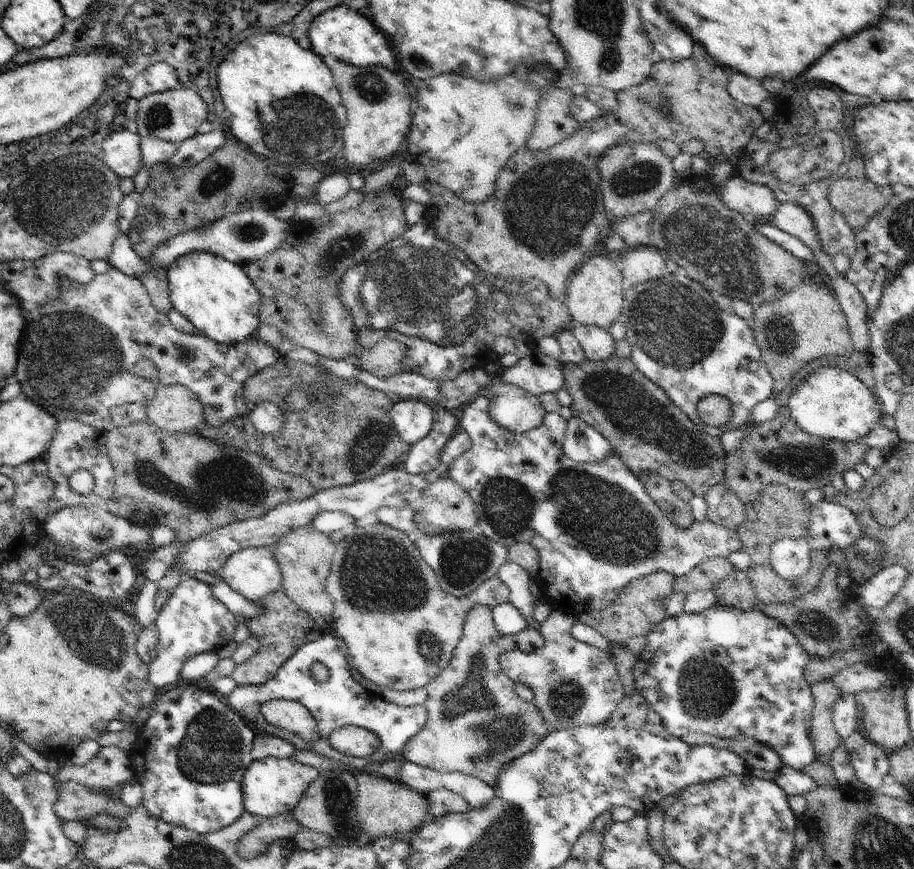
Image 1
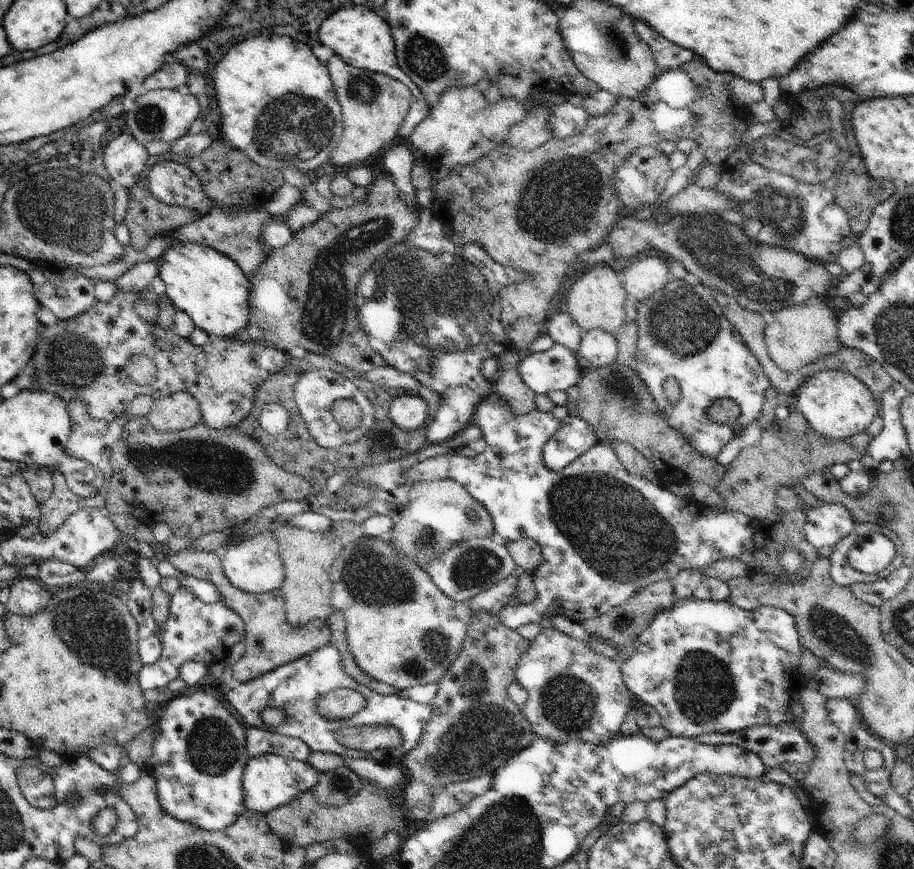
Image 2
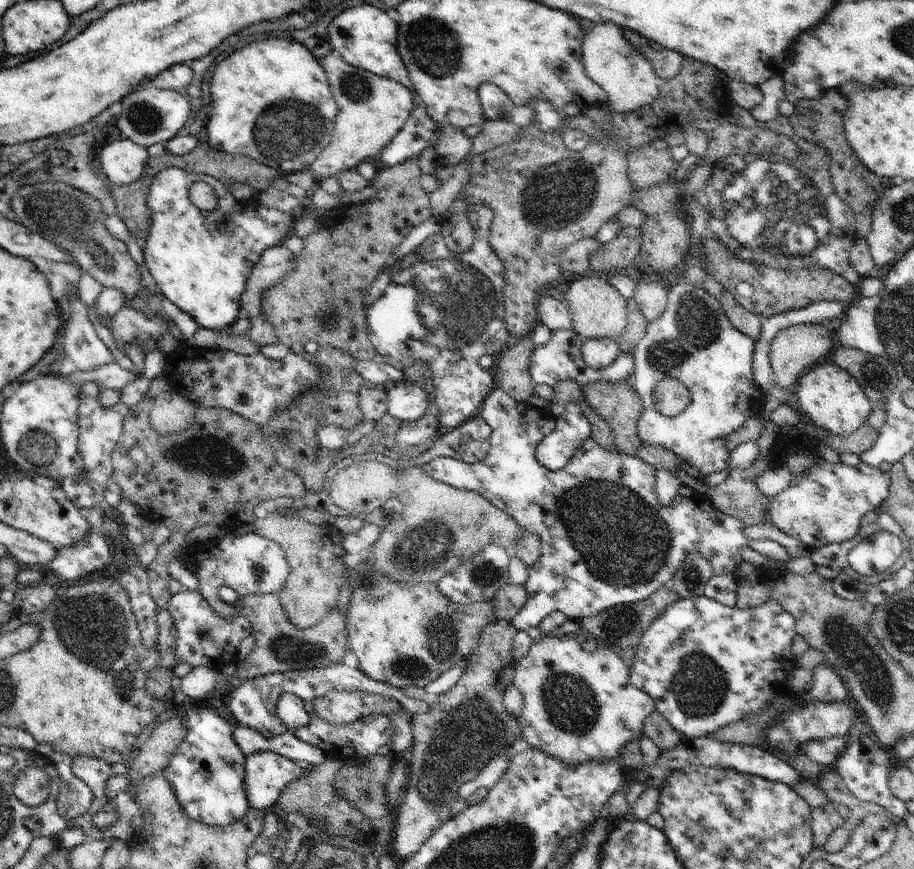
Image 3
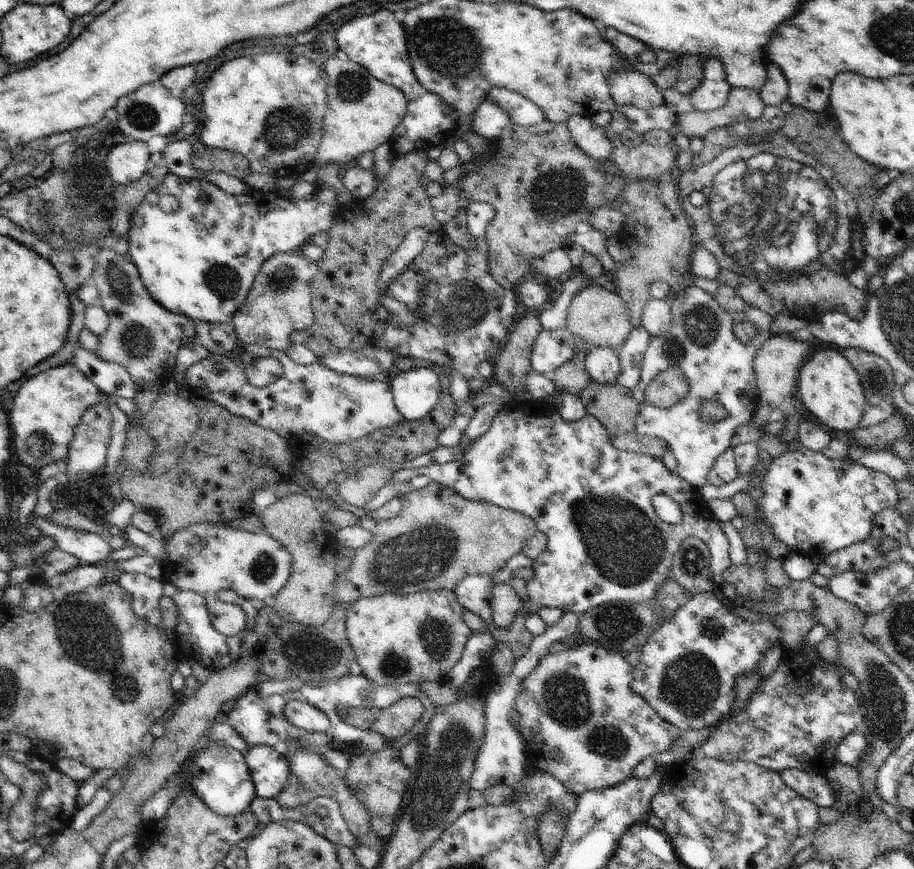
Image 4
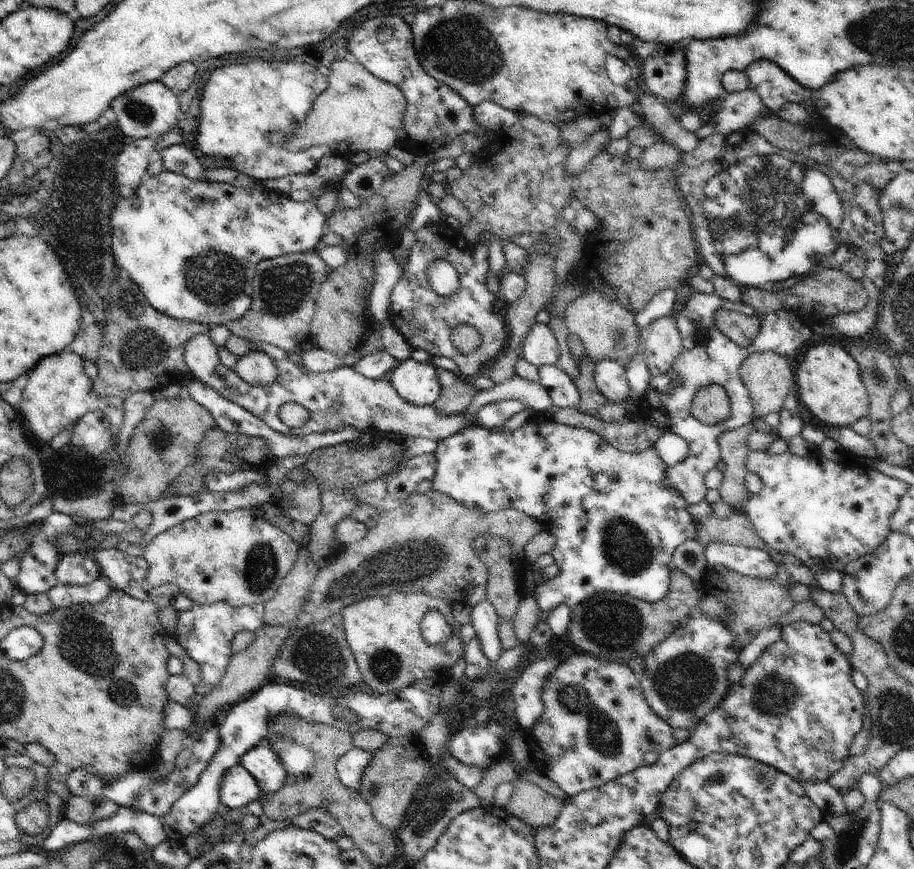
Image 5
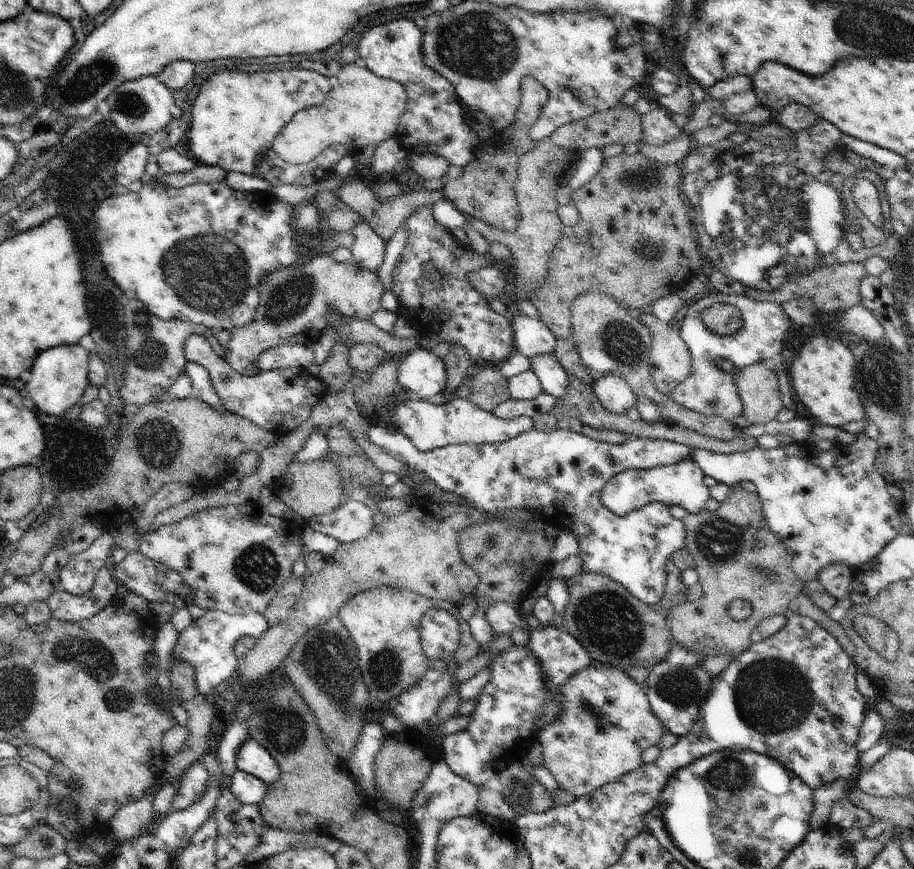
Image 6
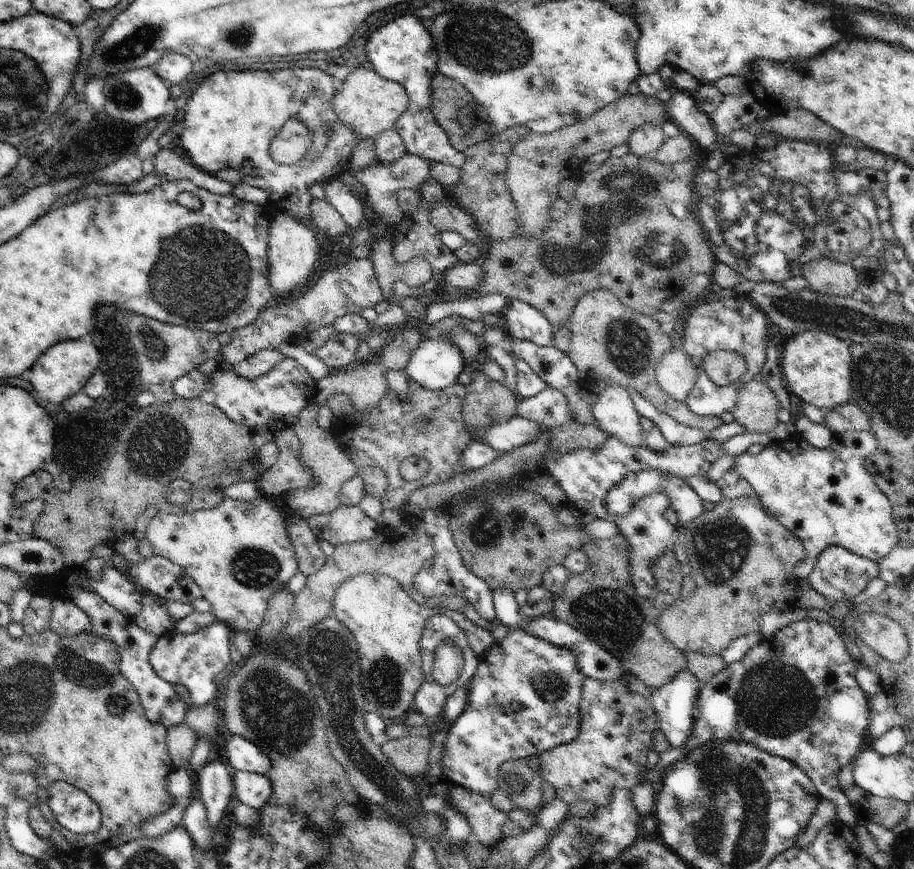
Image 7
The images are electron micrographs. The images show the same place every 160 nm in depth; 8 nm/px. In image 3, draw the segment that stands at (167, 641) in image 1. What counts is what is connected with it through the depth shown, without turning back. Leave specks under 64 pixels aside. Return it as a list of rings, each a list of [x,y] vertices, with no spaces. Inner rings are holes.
[[[184,590],[172,595],[168,608],[177,630],[175,666],[189,662],[193,667],[209,666],[214,669],[234,667],[238,660],[238,646],[252,633],[251,622],[240,615],[231,620],[221,619],[202,597],[200,590]]]

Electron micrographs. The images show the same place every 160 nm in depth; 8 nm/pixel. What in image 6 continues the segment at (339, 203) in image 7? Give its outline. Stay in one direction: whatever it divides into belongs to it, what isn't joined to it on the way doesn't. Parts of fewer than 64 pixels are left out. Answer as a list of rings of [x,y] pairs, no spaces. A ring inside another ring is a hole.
[[[367,223],[355,224],[351,231],[354,241],[350,246],[352,251],[352,262],[362,268],[378,272],[385,259],[387,244],[381,236]]]

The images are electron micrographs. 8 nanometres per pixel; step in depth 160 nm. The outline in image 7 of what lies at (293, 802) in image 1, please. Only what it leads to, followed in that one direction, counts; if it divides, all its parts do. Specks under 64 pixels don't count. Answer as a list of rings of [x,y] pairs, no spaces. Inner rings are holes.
[[[234,735],[230,738],[230,742],[226,746],[225,758],[235,771],[267,775],[271,770],[270,758],[258,746],[242,736]]]

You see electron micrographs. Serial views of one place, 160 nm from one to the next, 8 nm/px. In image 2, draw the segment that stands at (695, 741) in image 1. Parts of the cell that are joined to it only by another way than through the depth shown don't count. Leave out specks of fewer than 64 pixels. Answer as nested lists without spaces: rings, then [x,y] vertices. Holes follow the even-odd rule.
[[[766,723],[764,725],[745,728],[743,731],[734,731],[726,734],[704,733],[697,739],[709,745],[738,745],[758,753],[758,756],[761,756],[761,759],[765,762],[767,770],[779,767],[779,764],[784,761],[811,766],[817,751],[817,748],[809,743],[807,736],[799,729],[799,726],[790,723],[782,723],[781,725]]]

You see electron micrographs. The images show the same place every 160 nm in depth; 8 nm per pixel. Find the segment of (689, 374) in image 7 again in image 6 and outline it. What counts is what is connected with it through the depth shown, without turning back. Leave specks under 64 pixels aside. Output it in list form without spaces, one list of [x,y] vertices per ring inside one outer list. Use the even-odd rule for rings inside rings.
[[[671,326],[653,336],[649,358],[650,374],[655,387],[668,396],[691,372],[691,352]]]

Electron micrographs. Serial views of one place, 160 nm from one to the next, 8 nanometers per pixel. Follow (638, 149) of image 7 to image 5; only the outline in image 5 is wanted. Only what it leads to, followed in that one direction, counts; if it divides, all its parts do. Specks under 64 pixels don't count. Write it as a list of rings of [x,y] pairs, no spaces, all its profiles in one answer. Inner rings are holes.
[[[640,93],[636,107],[645,121],[650,123],[652,130],[655,130],[664,141],[674,143],[682,152],[689,153],[698,148],[701,140],[695,132],[686,130],[681,122],[676,122],[670,113],[670,109],[662,104],[662,101],[652,94],[643,95]]]

